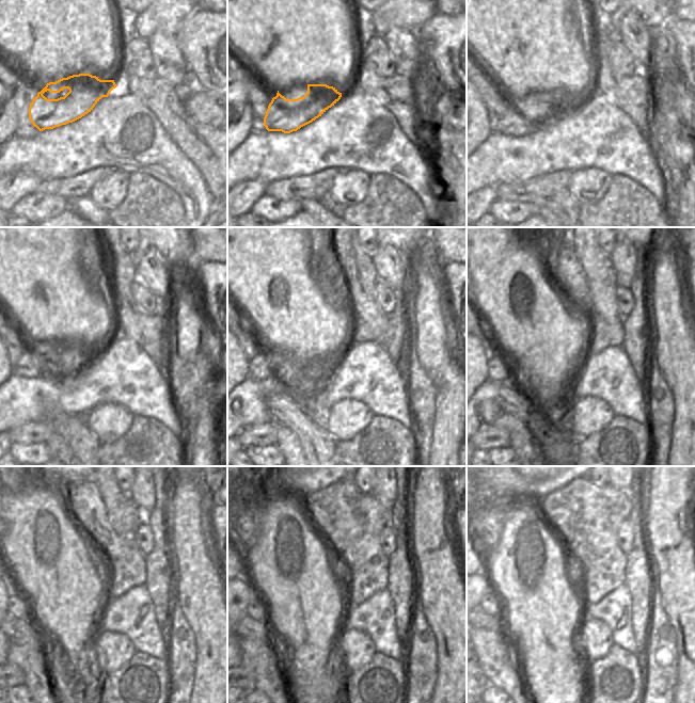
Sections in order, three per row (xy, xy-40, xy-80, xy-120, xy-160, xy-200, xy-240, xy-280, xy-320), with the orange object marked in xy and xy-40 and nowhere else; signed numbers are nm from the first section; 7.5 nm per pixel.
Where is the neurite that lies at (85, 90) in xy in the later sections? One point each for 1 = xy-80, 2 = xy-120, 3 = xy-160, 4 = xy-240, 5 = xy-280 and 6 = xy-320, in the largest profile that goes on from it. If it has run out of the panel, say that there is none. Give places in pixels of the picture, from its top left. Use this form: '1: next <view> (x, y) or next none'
1: next xy-80 (520, 118)
2: next xy-120 (34, 363)
3: next xy-160 (267, 365)
4: next xy-240 (19, 608)
5: next xy-280 (256, 608)
6: next xy-320 (490, 604)

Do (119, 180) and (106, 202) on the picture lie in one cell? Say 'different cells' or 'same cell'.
same cell

